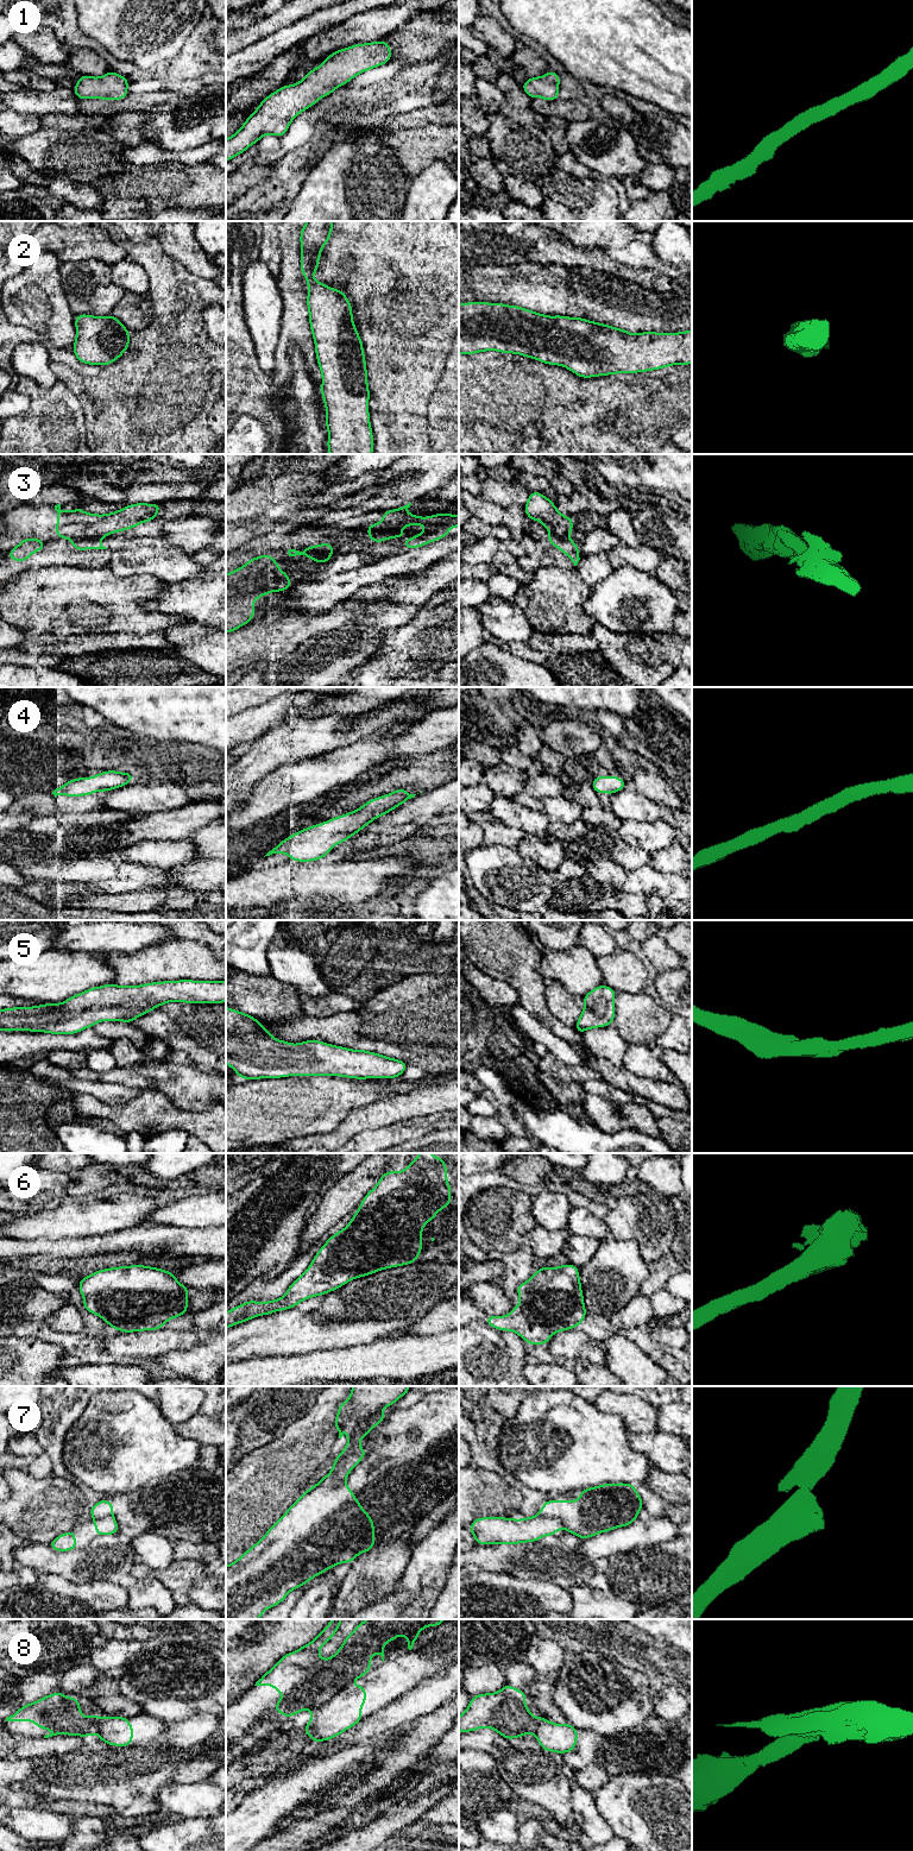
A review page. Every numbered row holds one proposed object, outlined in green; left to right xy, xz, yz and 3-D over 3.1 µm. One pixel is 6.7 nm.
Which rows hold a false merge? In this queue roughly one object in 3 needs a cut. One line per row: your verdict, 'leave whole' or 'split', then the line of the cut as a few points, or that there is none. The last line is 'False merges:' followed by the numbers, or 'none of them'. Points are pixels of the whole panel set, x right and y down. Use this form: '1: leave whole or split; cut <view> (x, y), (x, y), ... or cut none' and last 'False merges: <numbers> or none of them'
1: leave whole; cut none
2: leave whole; cut none
3: split; cut xy (99, 537), (71, 539)
4: leave whole; cut none
5: leave whole; cut none
6: leave whole; cut none
7: split; cut yz (539, 1513), (546, 1517), (556, 1517), (565, 1528)
8: split; cut xz (348, 1683), (312, 1710)
False merges: 3, 7, 8

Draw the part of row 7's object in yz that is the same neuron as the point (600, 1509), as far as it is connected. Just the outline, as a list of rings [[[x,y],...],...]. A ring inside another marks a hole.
[[[602,1484],[580,1490],[579,1500],[548,1500],[539,1515],[560,1519],[569,1534],[586,1540],[632,1524],[644,1507],[636,1485]]]

